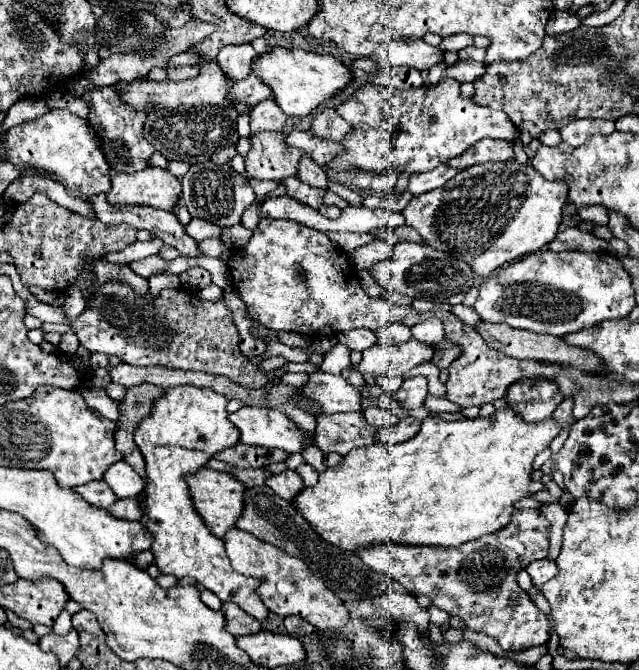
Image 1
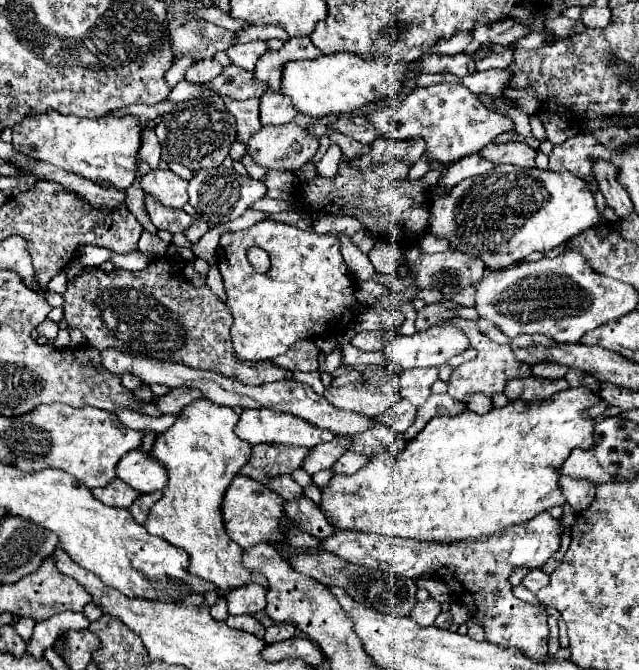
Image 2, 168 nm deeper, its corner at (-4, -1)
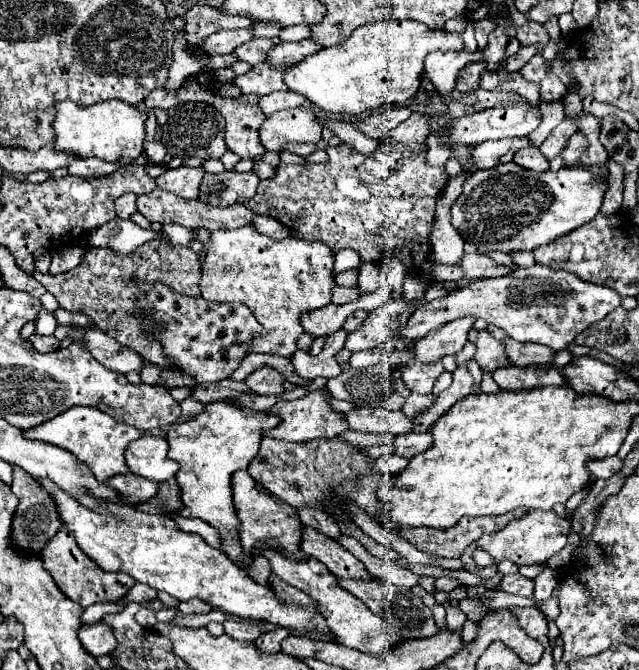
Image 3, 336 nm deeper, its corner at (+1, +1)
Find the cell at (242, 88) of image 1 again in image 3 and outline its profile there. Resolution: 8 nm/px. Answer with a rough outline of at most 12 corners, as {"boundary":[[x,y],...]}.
{"boundary":[[309,40],[279,42],[271,48],[267,64],[291,66],[321,46]]}

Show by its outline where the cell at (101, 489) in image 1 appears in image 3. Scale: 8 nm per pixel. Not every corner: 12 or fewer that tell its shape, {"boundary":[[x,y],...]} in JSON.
{"boundary":[[135,474],[113,476],[111,484],[127,500],[147,502],[157,482]]}

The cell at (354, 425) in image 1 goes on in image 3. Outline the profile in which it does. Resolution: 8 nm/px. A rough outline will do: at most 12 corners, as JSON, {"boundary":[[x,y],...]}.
{"boundary":[[395,434],[395,454],[411,458],[431,448],[431,434]]}

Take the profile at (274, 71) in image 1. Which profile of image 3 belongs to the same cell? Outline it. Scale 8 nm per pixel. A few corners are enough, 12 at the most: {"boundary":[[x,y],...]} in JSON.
{"boundary":[[413,20],[357,28],[285,72],[325,112],[403,104],[433,50],[463,40]]}

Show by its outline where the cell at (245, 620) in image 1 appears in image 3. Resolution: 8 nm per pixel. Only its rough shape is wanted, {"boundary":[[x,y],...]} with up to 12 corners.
{"boundary":[[225,620],[225,634],[253,642],[259,626],[247,620]]}

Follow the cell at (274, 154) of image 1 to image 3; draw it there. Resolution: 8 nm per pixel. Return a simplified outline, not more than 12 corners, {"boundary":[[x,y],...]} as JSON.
{"boundary":[[305,108],[281,110],[259,130],[267,152],[289,142],[321,140],[315,114]]}

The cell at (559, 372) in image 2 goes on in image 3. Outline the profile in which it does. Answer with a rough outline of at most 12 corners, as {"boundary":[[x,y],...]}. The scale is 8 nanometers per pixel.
{"boundary":[[503,340],[515,366],[555,366],[555,352],[543,344]]}

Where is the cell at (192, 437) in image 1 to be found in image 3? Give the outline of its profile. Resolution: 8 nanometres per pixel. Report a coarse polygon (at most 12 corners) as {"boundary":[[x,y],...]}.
{"boundary":[[207,404],[171,424],[183,506],[211,524],[229,560],[239,546],[233,472],[259,452],[277,416]]}

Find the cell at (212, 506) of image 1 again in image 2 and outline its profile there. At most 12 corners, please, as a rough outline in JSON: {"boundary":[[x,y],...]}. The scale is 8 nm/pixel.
{"boundary":[[238,474],[226,532],[242,548],[284,540],[286,500]]}

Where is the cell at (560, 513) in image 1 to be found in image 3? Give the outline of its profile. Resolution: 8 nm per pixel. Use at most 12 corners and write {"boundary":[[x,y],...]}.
{"boundary":[[549,566],[535,578],[537,602],[551,598],[555,572]]}

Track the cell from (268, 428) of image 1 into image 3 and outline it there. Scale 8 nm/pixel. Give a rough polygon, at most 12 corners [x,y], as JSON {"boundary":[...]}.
{"boundary":[[325,388],[281,400],[265,436],[289,442],[333,438],[349,428]]}

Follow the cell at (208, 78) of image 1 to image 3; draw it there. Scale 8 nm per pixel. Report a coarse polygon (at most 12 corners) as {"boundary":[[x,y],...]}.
{"boundary":[[265,62],[253,66],[231,84],[241,94],[263,96],[287,90],[283,70]]}

